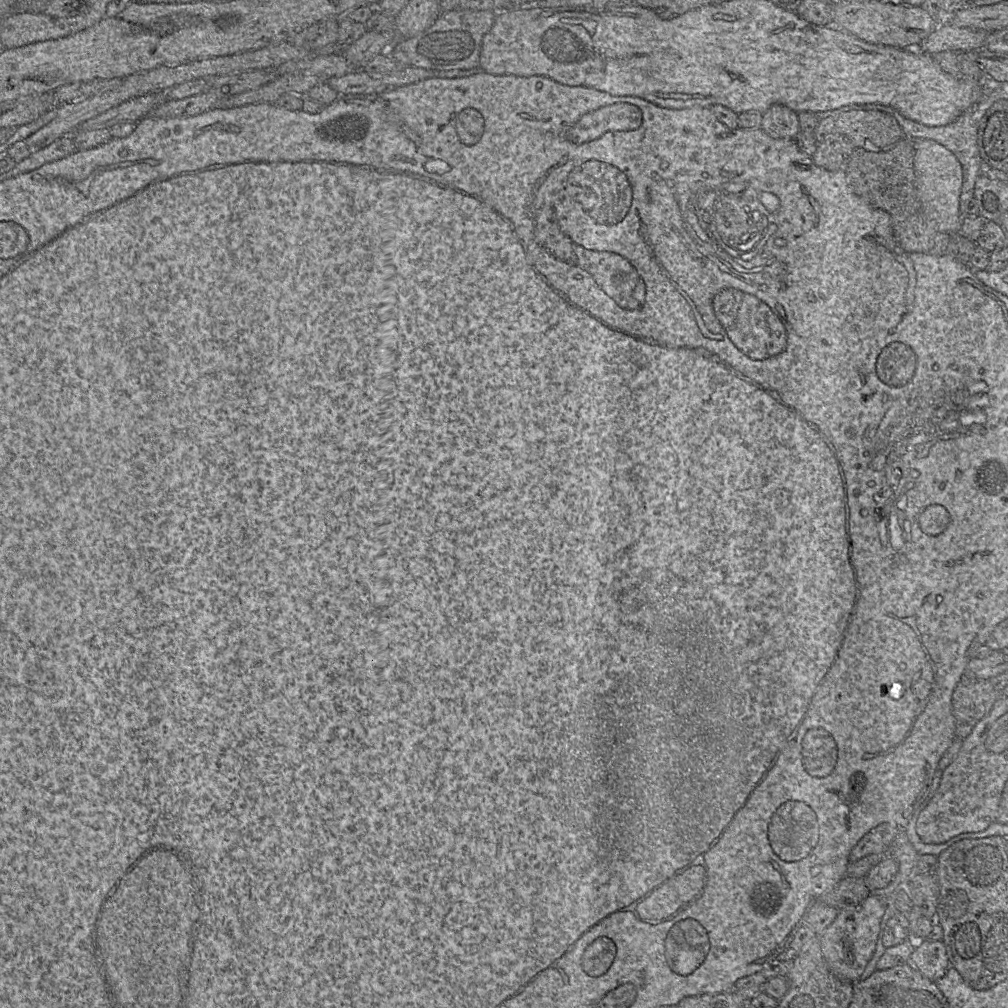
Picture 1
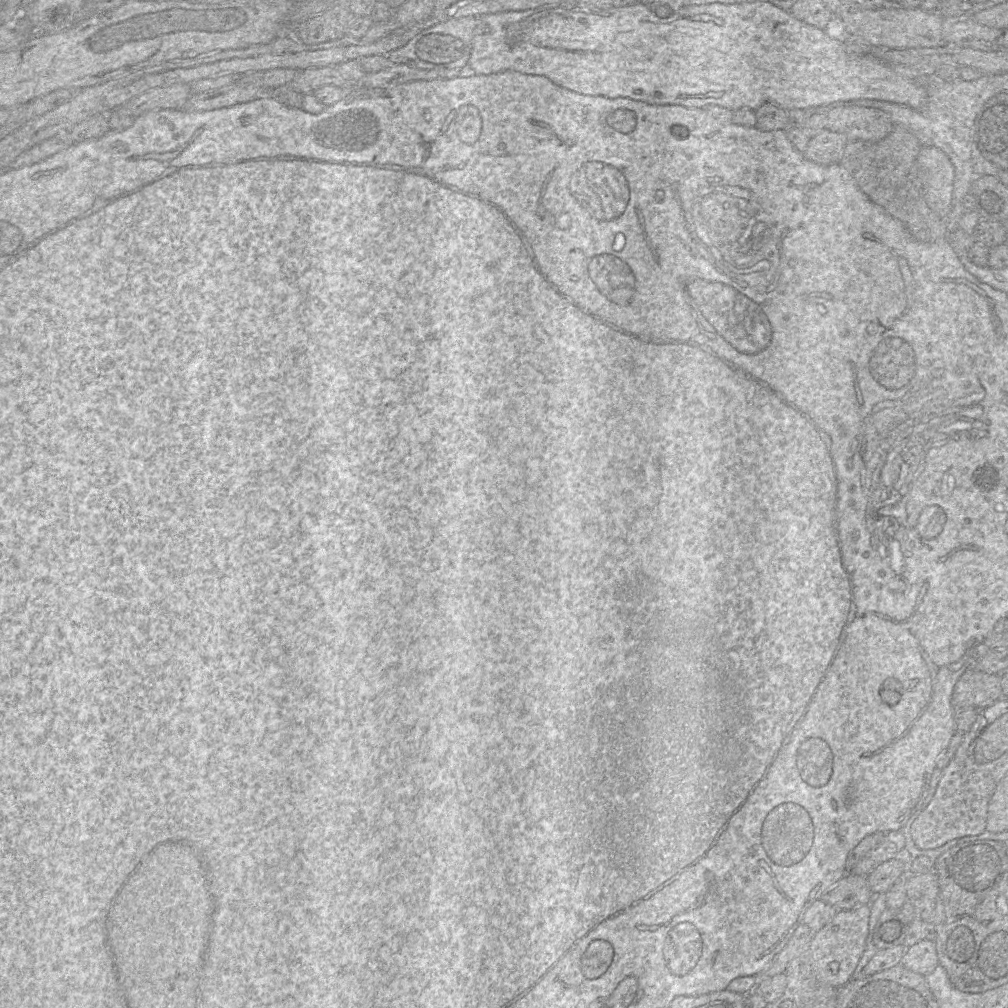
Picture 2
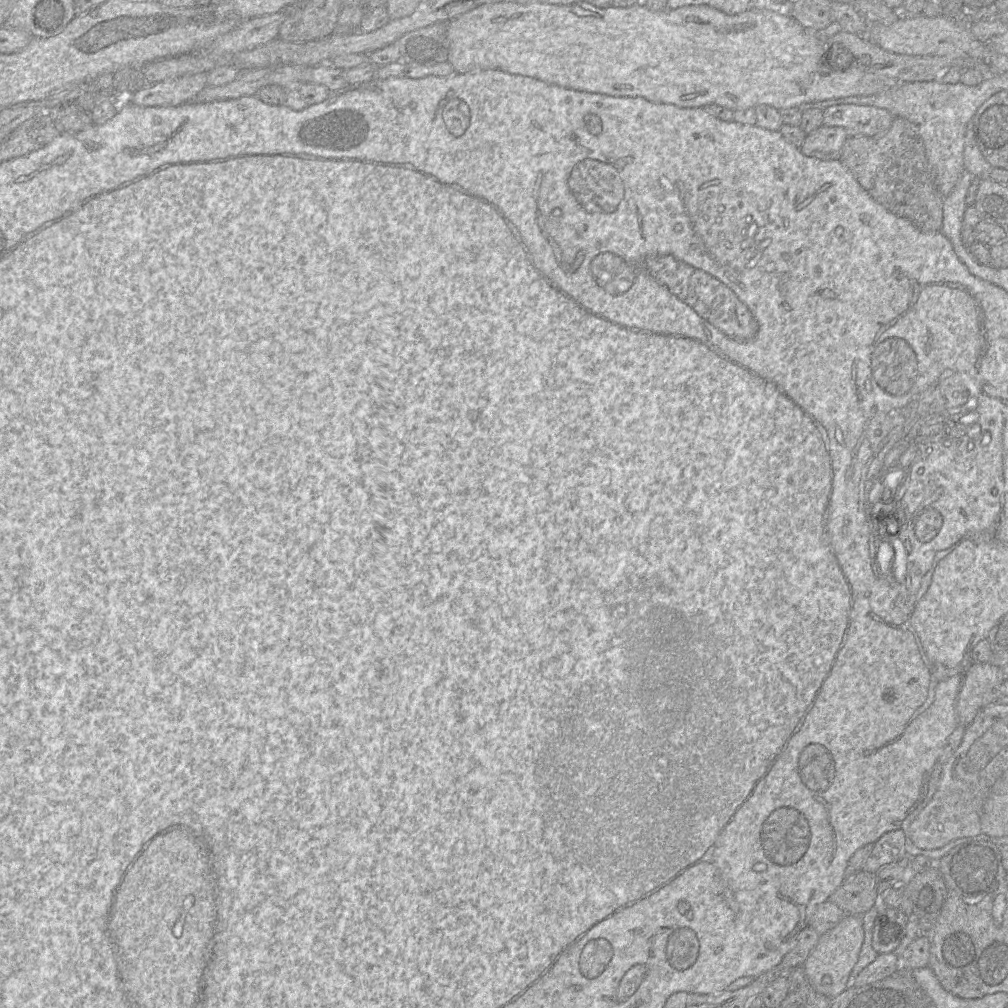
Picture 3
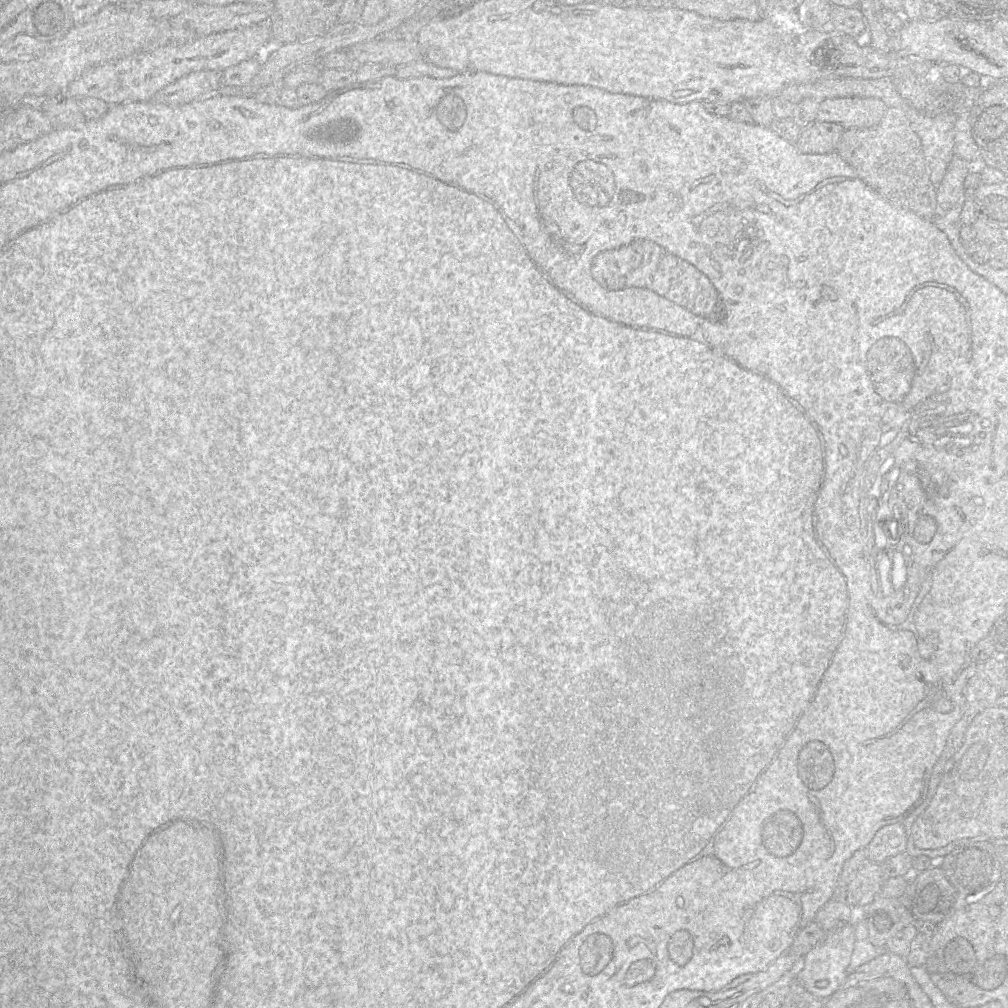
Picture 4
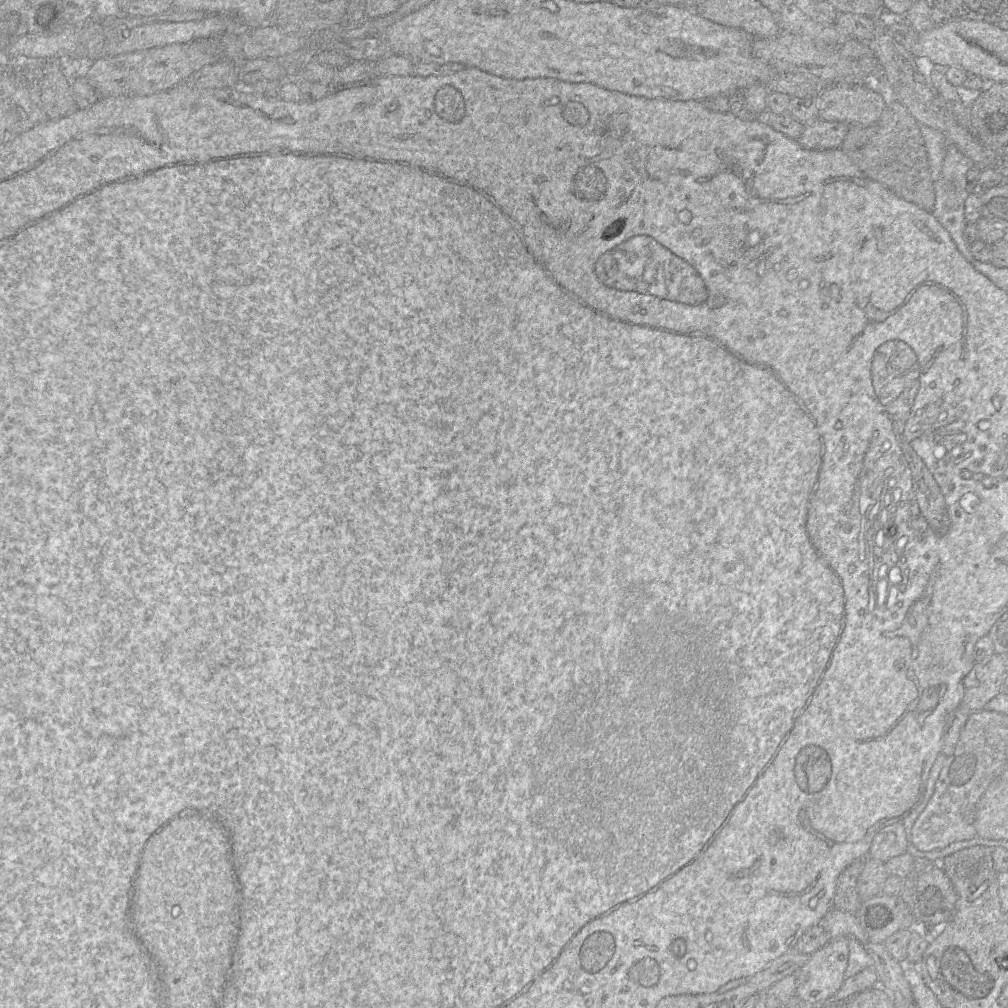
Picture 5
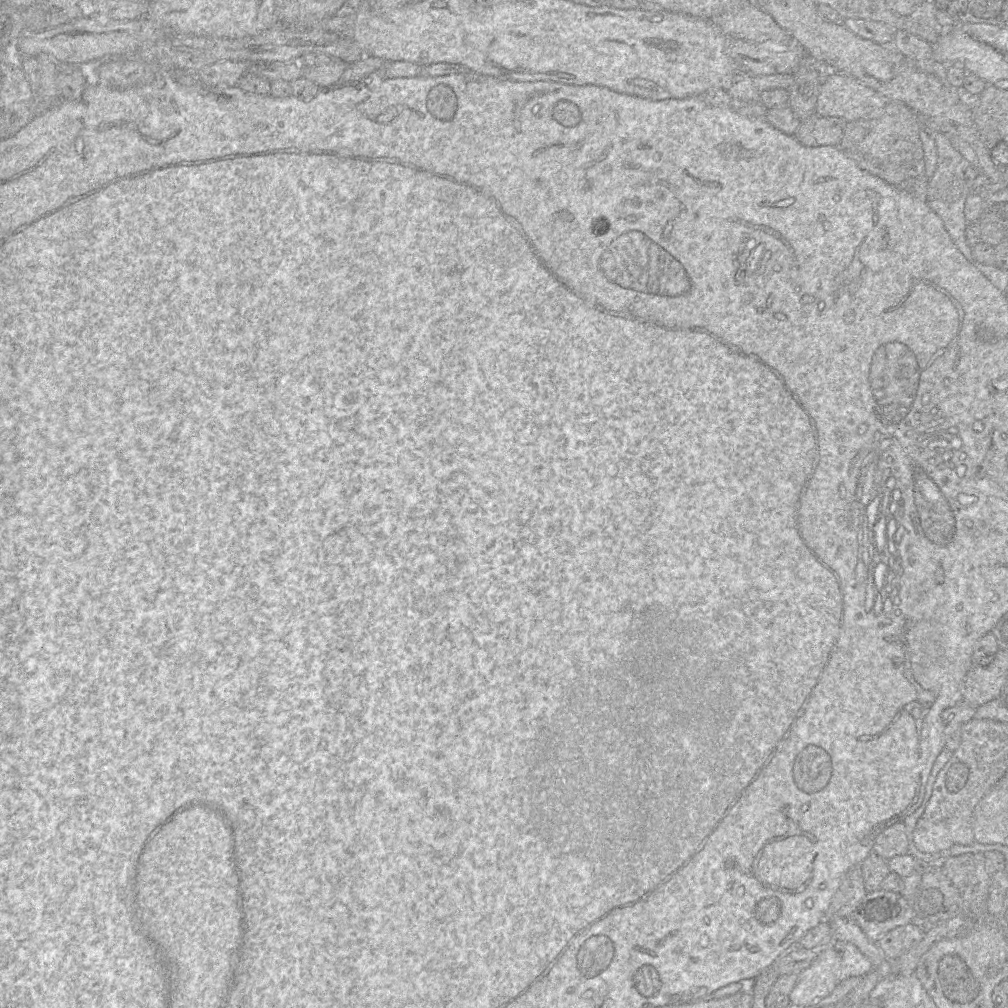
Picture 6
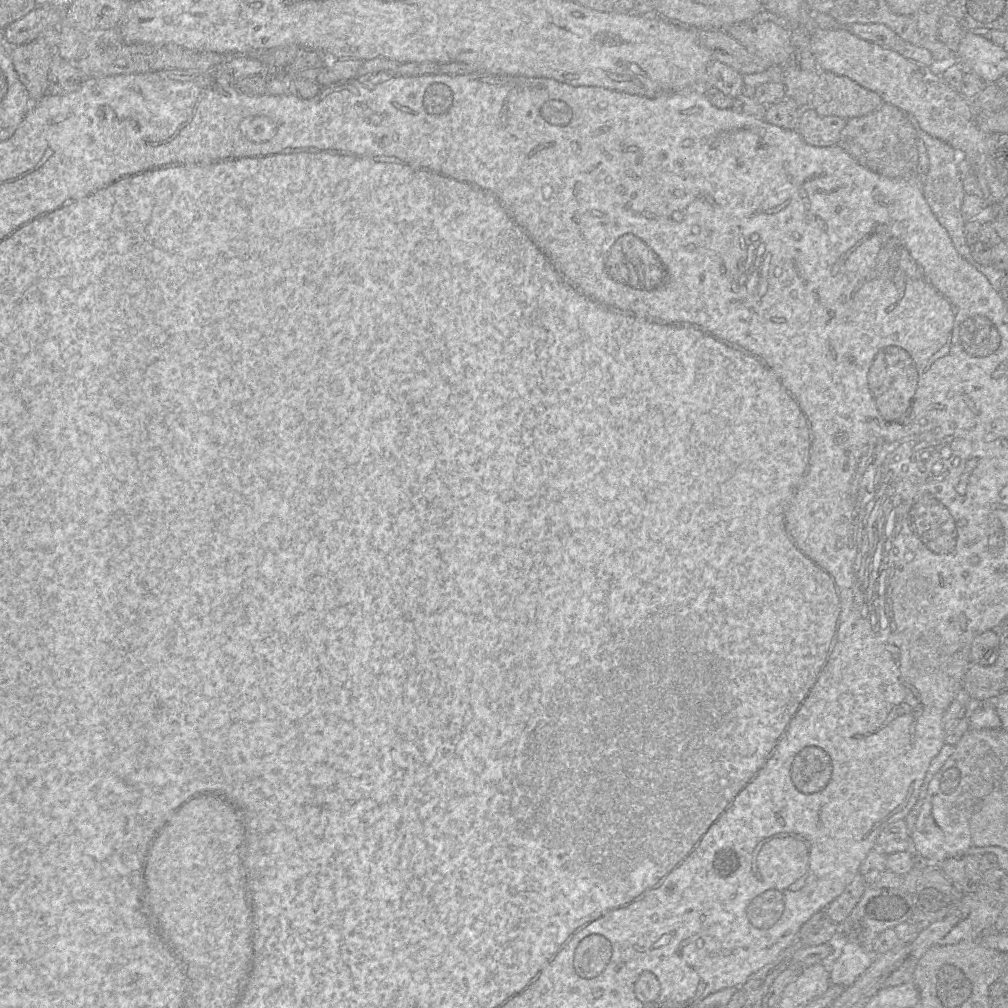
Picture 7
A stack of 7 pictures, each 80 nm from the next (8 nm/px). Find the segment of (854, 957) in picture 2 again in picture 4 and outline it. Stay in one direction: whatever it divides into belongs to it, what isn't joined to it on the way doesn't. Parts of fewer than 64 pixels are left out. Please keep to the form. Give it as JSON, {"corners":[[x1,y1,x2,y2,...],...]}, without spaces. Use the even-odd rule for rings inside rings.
{"corners":[[853,923,842,925,826,933,822,941,802,958,795,971,797,980,814,996,822,1000,830,998,844,986,854,943,855,928]]}

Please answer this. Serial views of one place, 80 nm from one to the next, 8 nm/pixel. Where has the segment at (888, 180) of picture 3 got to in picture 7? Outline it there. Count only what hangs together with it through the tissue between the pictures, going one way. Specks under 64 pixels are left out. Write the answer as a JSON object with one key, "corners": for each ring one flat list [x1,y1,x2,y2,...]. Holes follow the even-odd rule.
{"corners":[[887,103,876,111,847,120,839,145,860,165,883,176,908,179,919,176,918,134,901,109]]}

